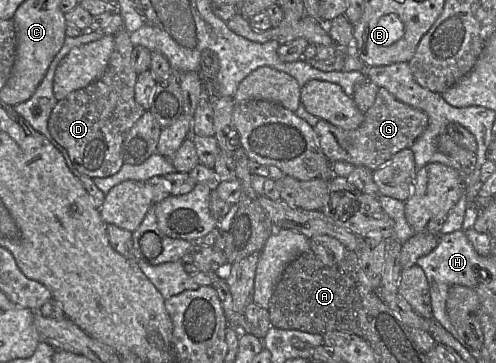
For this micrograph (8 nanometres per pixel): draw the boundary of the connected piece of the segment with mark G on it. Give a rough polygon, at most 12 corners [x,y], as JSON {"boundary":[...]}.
{"boundary":[[380,87],[359,127],[313,128],[331,163],[373,171],[424,132],[425,112]]}

